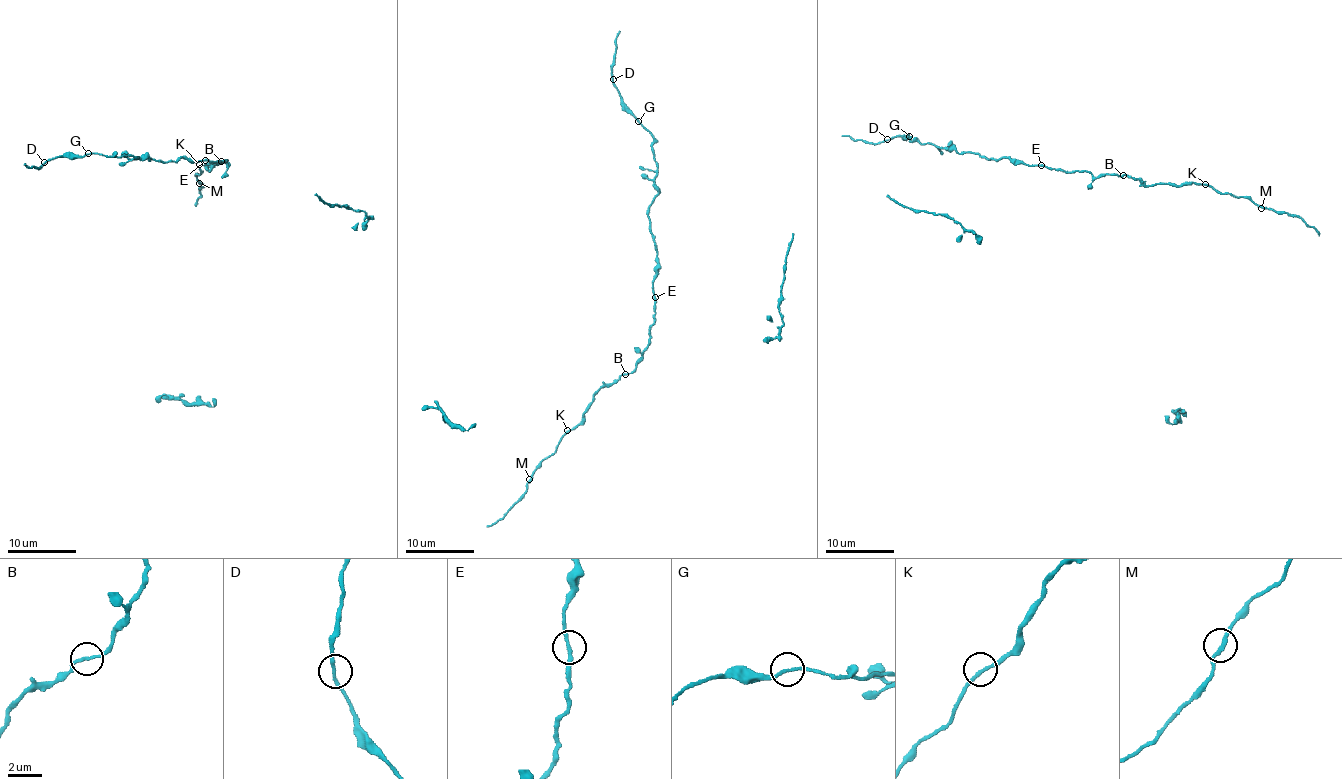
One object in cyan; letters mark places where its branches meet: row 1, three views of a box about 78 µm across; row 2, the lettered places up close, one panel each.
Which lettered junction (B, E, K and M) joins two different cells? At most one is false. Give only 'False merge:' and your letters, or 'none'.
False merge: none

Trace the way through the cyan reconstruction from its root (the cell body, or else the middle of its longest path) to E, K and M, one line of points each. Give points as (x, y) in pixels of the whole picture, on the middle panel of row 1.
E: (616, 381), (632, 371), (649, 346), (649, 327), (655, 313), (655, 297)
K: (616, 381), (601, 387), (580, 422), (567, 430)
M: (616, 381), (606, 384), (594, 396), (585, 416), (562, 437), (557, 449), (541, 463), (529, 479)

